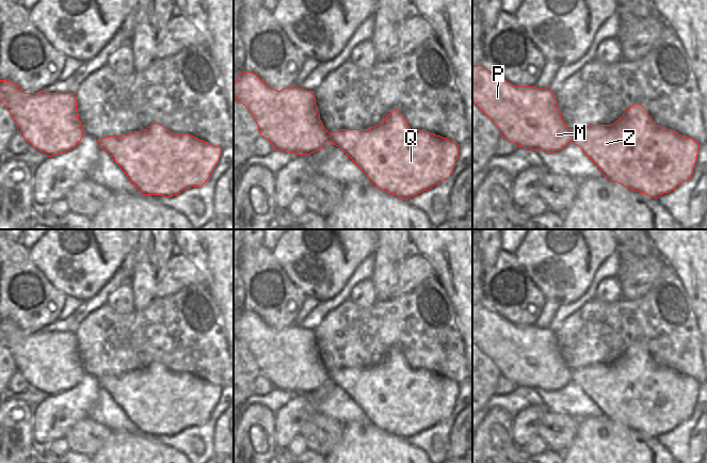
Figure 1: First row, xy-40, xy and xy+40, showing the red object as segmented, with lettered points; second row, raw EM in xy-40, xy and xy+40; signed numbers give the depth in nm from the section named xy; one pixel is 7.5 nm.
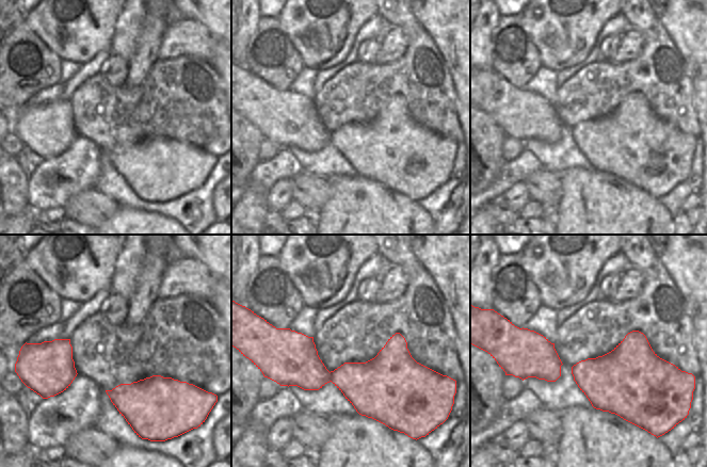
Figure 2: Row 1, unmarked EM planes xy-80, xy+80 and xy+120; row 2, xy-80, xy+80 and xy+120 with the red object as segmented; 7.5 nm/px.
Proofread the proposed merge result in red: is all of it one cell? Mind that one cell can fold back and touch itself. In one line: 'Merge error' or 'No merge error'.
Merge error

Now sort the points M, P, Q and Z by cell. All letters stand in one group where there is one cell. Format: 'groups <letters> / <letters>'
groups M P / Q Z

